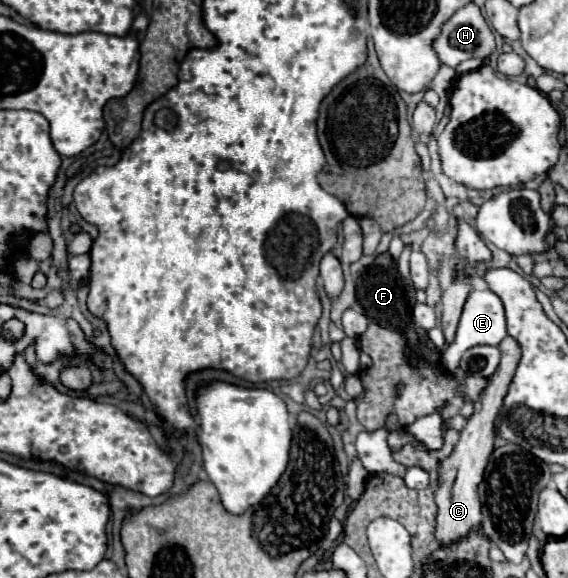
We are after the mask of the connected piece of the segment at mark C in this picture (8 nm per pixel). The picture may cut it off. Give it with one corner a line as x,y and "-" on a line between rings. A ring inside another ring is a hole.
506,337
498,345
502,353
502,361
494,375
488,379
486,389
480,393
478,401
474,403
474,413
470,415
464,431
460,433
460,439
454,447
454,451
438,461
440,463
440,477
438,477
438,489
434,493
434,501
438,505
438,515
436,515
436,531
434,539
442,547
450,547
458,543
462,537
466,537
470,531
480,527
480,501
478,501
478,483
482,481
484,467
488,463
488,457
494,449
494,439
496,439
496,419
502,411
502,401
508,393
510,381
514,377
514,369
518,367
520,361
520,349
518,341
514,337

